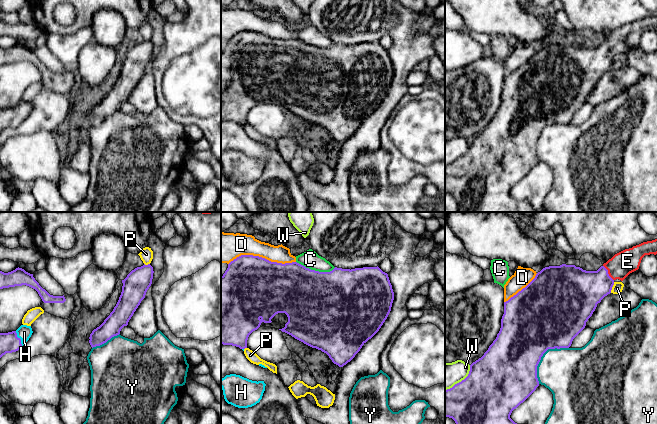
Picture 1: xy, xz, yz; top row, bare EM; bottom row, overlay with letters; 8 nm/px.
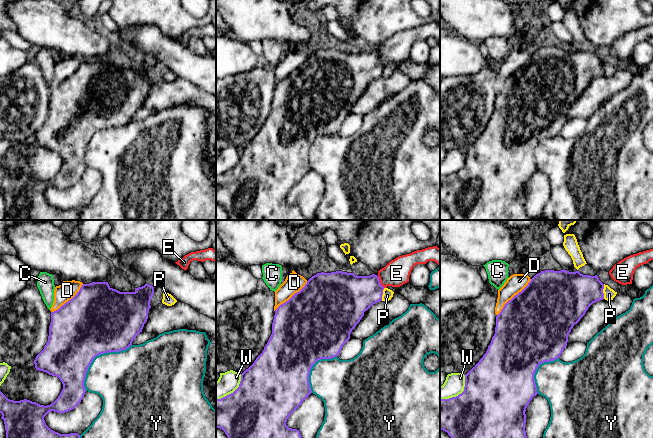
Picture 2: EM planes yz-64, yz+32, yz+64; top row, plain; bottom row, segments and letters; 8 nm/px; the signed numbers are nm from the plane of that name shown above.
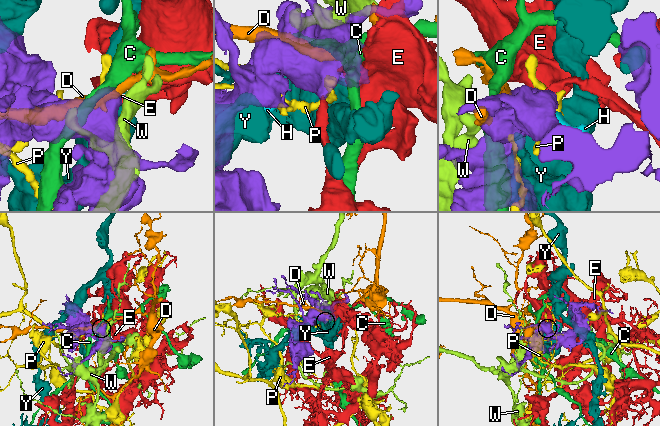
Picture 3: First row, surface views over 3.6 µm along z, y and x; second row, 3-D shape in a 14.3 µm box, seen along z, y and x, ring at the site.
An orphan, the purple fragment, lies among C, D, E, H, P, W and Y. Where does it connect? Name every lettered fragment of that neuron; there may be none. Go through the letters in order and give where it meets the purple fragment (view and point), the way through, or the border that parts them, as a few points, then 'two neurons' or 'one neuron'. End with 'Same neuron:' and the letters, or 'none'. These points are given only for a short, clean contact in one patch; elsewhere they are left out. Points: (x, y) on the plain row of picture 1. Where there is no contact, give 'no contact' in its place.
C: xz (316, 47) | two neurons
D: xz (261, 33) | two neurons
E: yz (607, 49) | across yz (581, 66), (595, 61), (607, 49), (627, 37) | one neuron
H: xy (19, 114) | one neuron
P: yz (612, 62) | two neurons
W: yz (462, 156) | two neurons
Y: yz (542, 131) | two neurons
Same neuron: E, H

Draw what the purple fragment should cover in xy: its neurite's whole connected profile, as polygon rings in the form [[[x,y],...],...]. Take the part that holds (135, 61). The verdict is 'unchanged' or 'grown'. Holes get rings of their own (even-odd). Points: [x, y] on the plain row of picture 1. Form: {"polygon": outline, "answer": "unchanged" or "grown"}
{"polygon": [[[144,40],[132,46],[122,56],[122,68],[116,82],[104,98],[90,110],[89,119],[92,124],[119,111],[121,105],[128,101],[152,60],[153,49],[153,43]]], "answer": "unchanged"}

